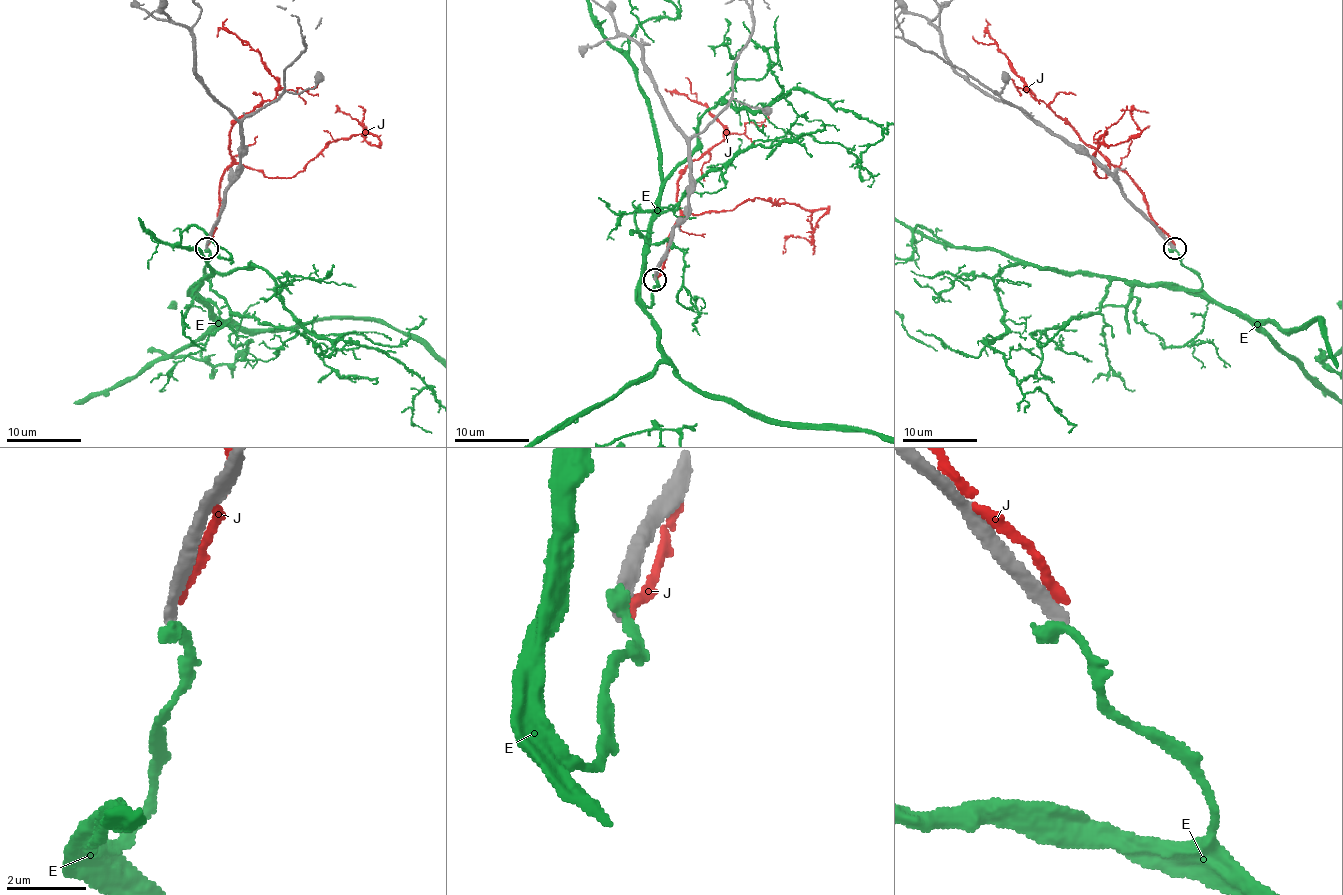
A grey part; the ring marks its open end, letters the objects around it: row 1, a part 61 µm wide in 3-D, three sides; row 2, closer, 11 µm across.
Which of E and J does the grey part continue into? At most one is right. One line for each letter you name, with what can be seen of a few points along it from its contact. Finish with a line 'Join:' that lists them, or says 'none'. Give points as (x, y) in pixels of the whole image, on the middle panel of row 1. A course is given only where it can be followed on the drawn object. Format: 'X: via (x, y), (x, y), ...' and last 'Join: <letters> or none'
Join: none

